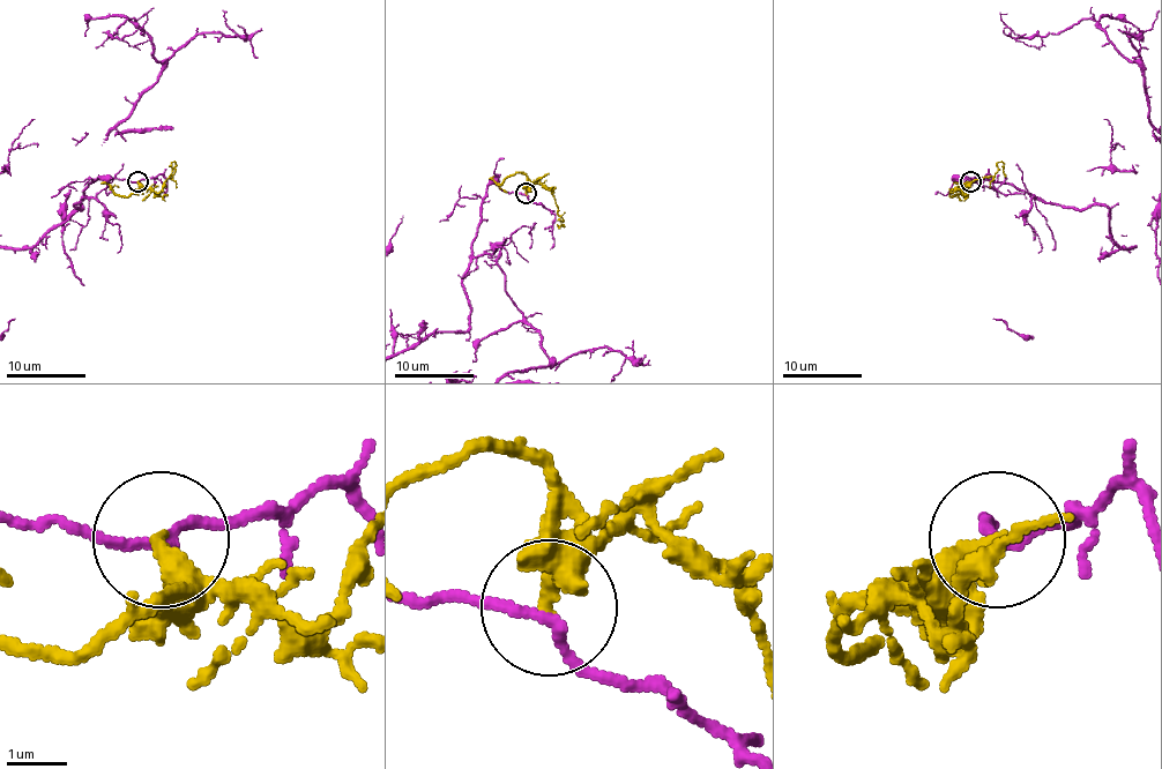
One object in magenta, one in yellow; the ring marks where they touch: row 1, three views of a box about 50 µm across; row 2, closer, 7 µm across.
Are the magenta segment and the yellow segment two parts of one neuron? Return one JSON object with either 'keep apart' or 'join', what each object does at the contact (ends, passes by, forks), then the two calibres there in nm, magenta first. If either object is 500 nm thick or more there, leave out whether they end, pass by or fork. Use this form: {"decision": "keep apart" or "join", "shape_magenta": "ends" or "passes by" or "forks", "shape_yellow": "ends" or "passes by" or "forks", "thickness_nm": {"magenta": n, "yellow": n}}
{"decision": "keep apart", "shape_magenta": "passes by", "shape_yellow": "ends", "thickness_nm": {"magenta": 160, "yellow": 340}}

